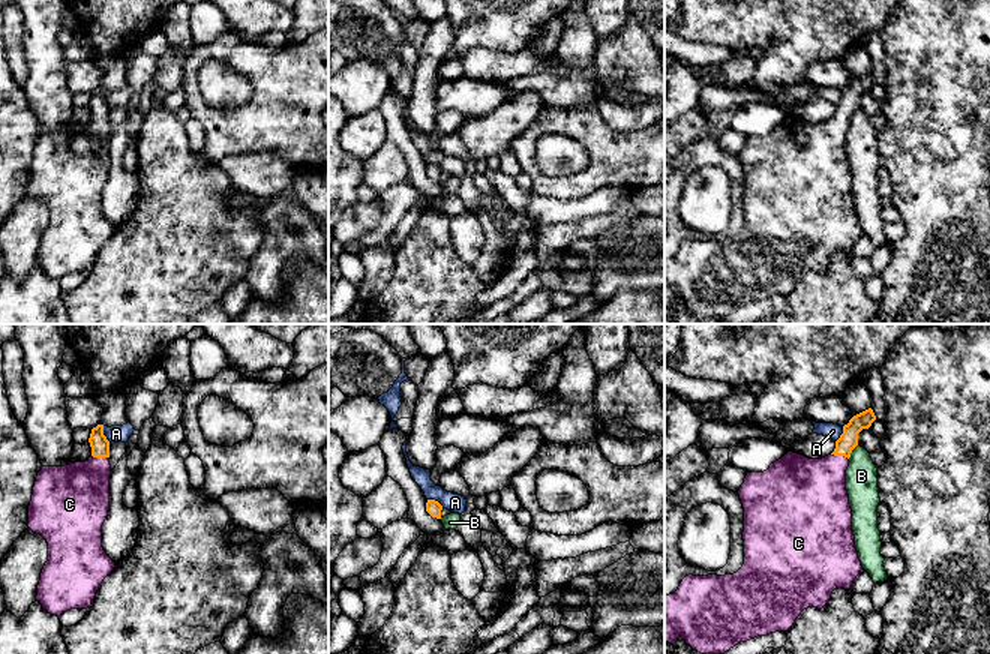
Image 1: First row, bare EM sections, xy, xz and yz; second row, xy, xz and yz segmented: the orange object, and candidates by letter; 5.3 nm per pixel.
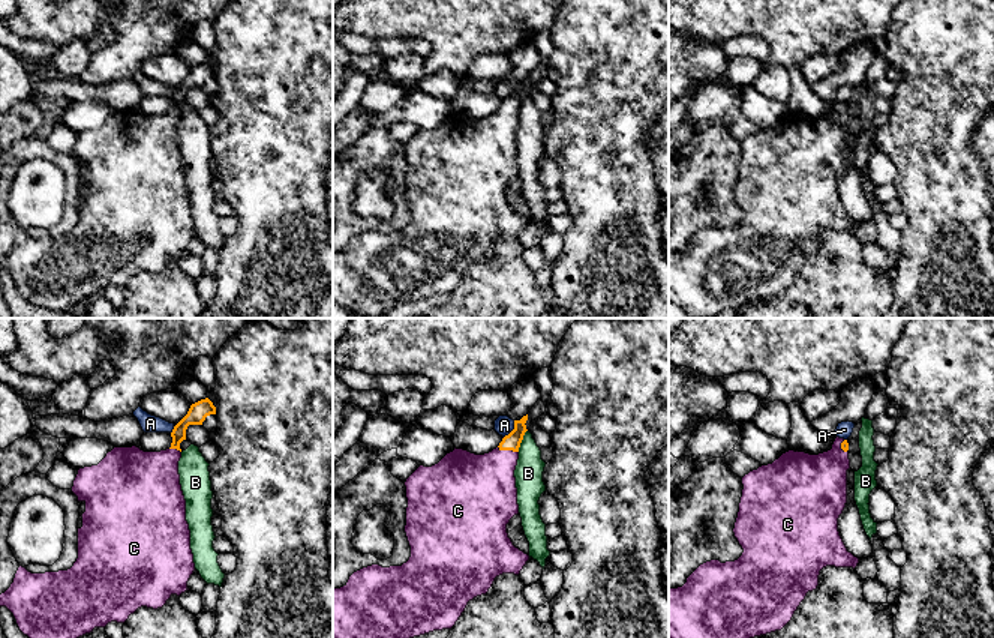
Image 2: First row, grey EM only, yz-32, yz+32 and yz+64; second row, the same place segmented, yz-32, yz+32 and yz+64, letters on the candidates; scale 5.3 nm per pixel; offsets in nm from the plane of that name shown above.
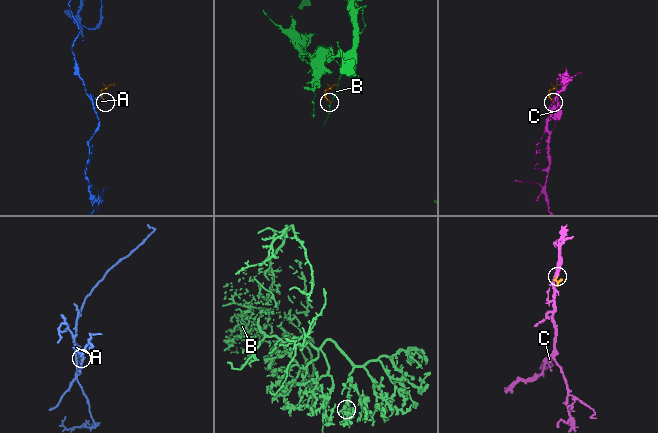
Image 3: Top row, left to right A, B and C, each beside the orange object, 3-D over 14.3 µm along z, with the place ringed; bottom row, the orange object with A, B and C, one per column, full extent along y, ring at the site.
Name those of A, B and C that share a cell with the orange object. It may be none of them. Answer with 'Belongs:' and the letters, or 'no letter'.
Belongs: C

